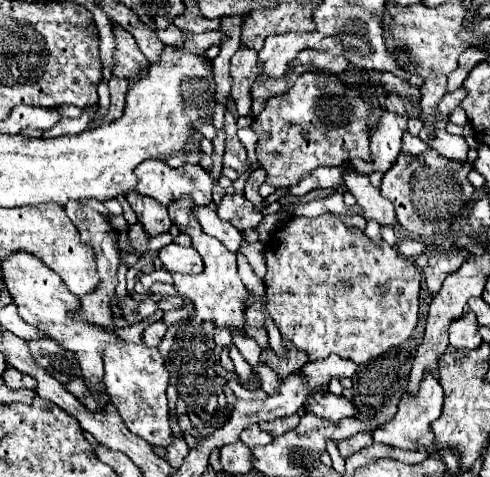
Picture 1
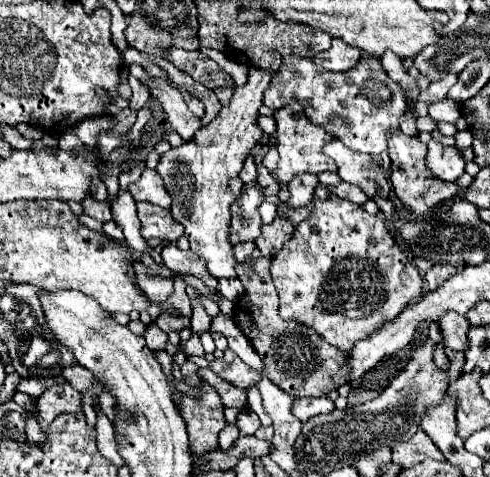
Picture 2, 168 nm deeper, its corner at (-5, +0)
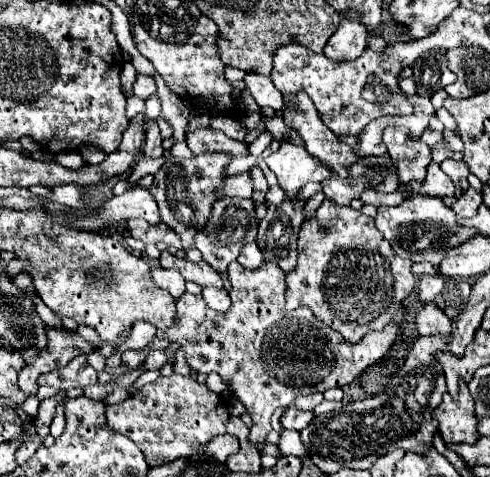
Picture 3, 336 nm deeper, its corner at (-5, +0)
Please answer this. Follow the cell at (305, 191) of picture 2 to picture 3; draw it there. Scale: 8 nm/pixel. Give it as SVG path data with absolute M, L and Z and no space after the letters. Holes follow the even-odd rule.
M285 200L281 206L269 206L255 238L265 262L279 264L283 272L297 266L297 236L303 224L303 206L305 204L299 200Z

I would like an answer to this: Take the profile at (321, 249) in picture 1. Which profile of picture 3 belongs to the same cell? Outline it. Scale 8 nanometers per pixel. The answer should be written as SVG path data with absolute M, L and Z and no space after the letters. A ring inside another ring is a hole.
M323 200L315 216L303 222L297 252L297 266L287 272L285 308L309 306L321 322L329 324L351 344L391 322L415 288L411 262L393 252L389 242L377 232L371 216L351 206Z

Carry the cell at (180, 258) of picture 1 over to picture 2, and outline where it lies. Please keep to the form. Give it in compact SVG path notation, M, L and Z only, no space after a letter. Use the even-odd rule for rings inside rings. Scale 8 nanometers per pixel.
M167 244L161 250L163 264L173 272L173 274L193 274L201 278L209 288L217 288L217 278L209 276L209 270L205 268L205 260L197 256L191 250L179 250L175 244Z

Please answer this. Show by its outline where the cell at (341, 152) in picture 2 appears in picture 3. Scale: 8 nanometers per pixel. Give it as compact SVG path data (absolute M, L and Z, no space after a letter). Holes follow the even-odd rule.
M297 92L295 102L283 100L283 120L287 126L295 126L295 130L305 140L305 150L311 156L317 156L327 162L341 178L347 178L347 164L359 160L353 154L353 148L343 144L319 118L313 102L305 92Z

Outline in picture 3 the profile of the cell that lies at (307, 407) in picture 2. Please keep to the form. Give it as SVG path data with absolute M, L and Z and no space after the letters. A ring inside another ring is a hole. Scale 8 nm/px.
M289 406L285 410L285 414L281 416L281 426L283 426L283 430L301 432L311 420L313 420L313 412L303 412L303 410L297 410L297 408Z

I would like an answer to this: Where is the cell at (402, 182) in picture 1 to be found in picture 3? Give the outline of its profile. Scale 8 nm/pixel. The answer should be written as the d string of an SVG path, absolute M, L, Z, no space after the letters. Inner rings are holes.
M389 126L383 134L389 156L395 162L399 180L405 184L409 180L425 180L427 166L431 164L431 148L421 140L411 140L407 130Z

